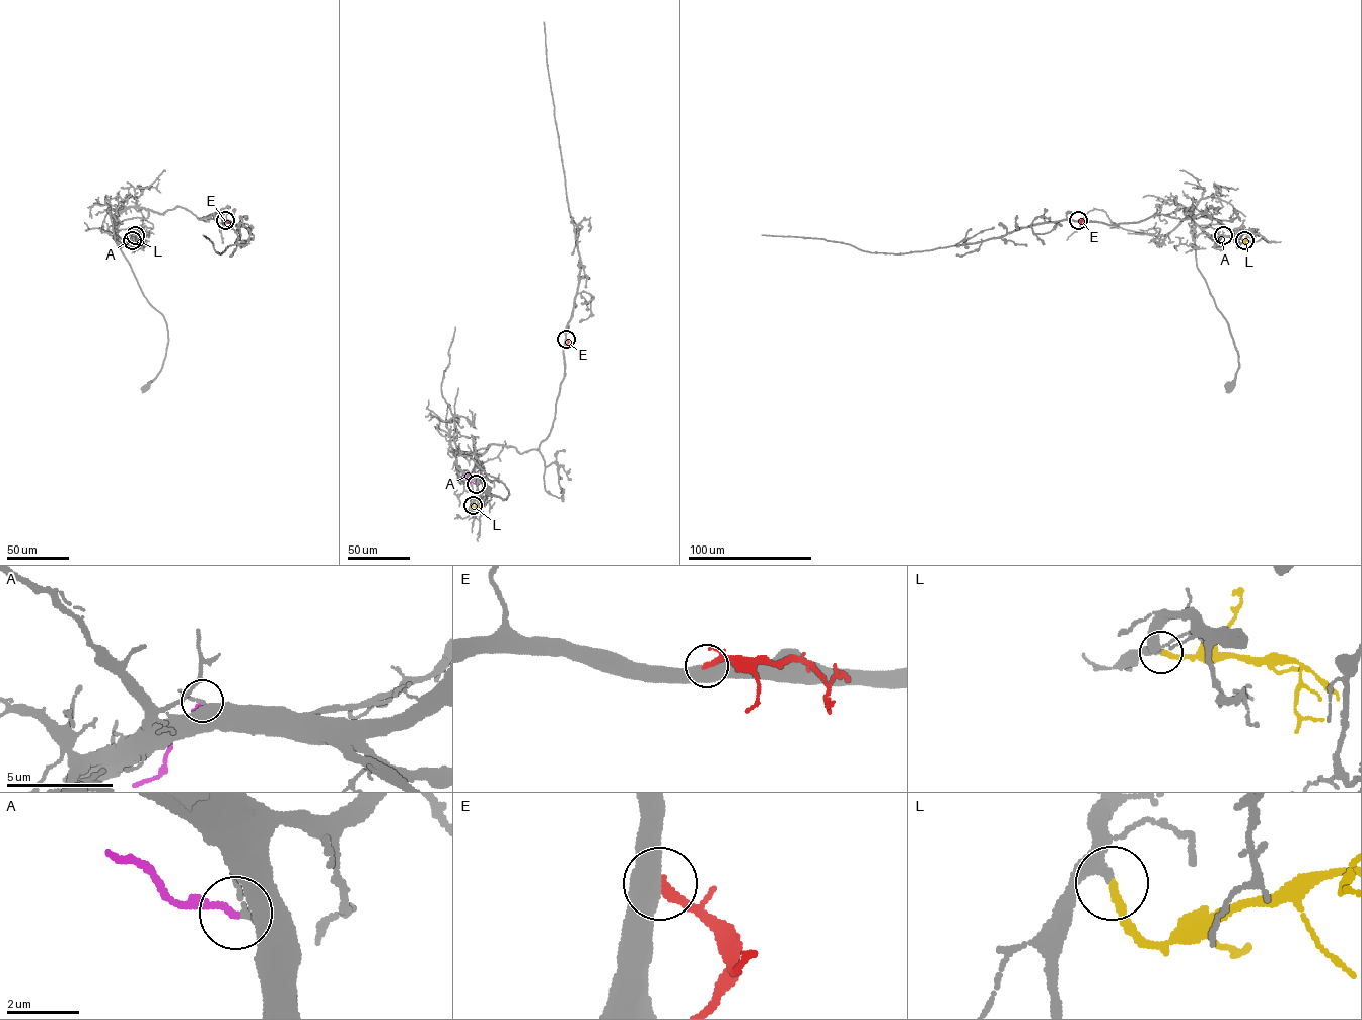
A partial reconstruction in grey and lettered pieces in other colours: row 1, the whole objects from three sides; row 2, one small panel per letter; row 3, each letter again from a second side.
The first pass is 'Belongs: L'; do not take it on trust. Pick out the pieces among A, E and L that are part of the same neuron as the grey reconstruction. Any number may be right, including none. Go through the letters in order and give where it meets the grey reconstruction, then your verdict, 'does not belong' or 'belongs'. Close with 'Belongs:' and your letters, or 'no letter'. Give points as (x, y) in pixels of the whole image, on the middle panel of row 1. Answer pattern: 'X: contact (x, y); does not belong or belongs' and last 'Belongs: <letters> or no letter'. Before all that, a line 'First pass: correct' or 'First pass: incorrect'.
First pass: correct
A: contact (476, 484); does not belong
E: contact (566, 339); does not belong
L: contact (473, 505); belongs
Belongs: L

